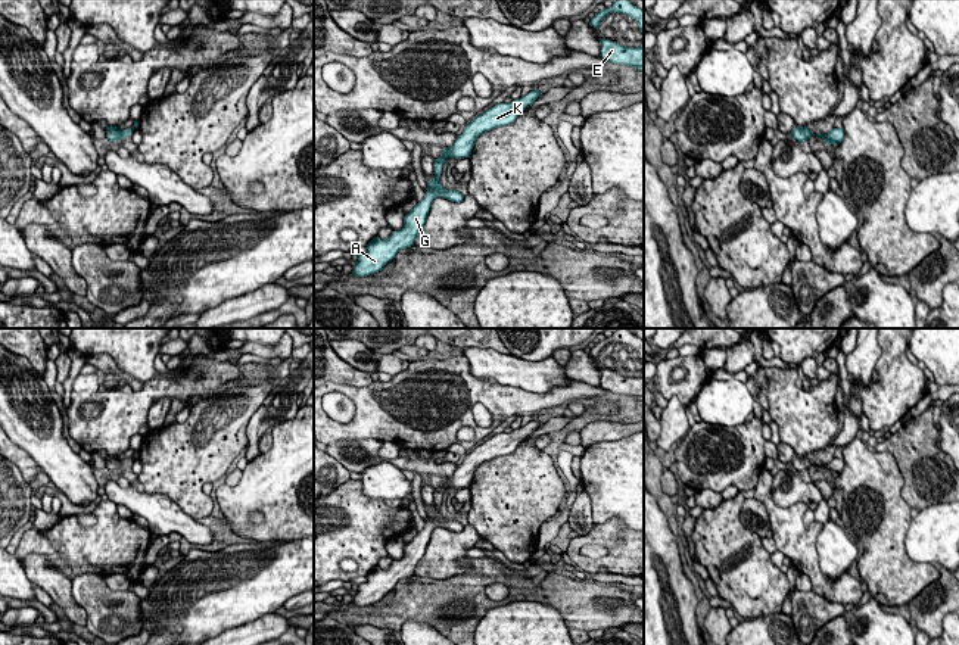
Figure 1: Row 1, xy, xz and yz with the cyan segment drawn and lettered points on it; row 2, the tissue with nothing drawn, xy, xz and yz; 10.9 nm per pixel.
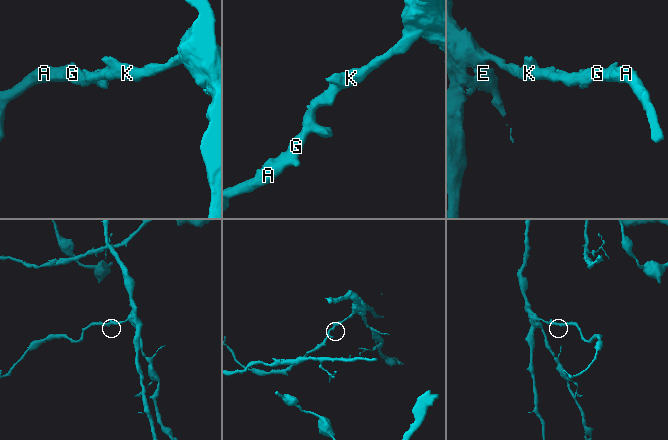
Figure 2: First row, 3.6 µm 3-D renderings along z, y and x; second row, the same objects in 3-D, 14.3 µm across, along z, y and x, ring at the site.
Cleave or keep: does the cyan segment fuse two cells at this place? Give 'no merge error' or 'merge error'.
no merge error

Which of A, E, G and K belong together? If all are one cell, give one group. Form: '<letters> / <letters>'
A E G K

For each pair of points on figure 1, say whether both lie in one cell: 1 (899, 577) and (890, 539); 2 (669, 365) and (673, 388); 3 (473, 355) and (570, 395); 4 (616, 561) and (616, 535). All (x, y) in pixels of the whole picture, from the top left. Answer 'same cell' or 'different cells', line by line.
1: same cell
2: same cell
3: different cells
4: same cell

